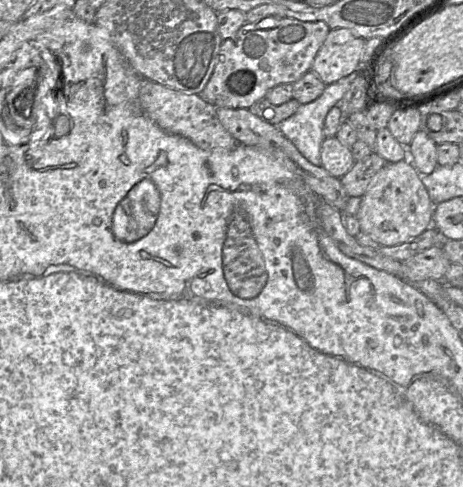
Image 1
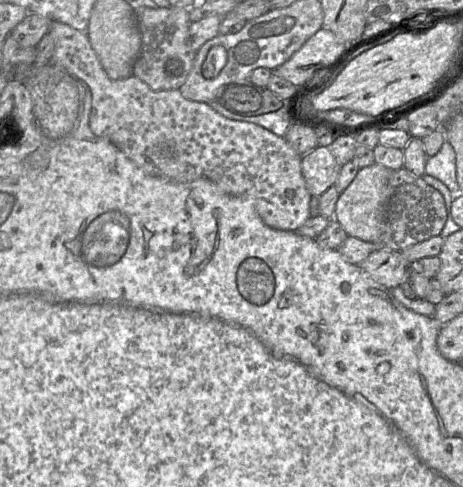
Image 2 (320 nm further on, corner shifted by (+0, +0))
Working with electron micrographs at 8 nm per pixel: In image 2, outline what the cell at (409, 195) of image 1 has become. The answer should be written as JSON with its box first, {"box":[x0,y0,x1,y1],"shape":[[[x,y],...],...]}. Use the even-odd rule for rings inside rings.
{"box":[333,163,392,243],"shape":[[[376,163],[360,168],[352,182],[340,193],[333,218],[348,236],[371,243],[380,242],[380,236],[385,231],[387,201],[390,196],[389,177],[392,171]]]}

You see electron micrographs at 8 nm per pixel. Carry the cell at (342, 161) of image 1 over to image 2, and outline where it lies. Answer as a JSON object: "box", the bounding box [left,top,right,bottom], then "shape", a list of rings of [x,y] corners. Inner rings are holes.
{"box":[302,146,341,198],"shape":[[[317,146],[302,156],[302,175],[312,197],[319,198],[334,185],[341,166],[328,147]]]}

